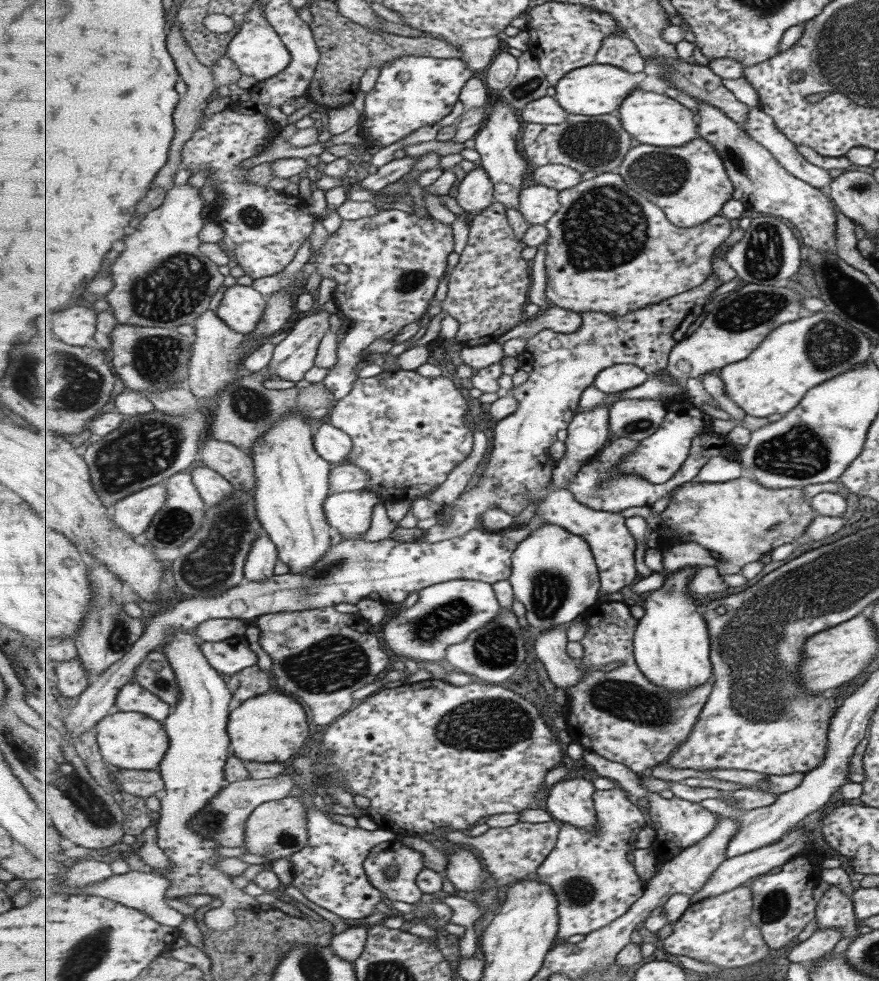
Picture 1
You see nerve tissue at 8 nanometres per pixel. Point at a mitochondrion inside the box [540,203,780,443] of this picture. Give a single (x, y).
(641, 424)

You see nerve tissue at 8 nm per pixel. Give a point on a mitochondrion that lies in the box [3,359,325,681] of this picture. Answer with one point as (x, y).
(137, 454)

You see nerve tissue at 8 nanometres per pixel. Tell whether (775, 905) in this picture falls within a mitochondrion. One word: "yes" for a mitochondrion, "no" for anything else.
yes

